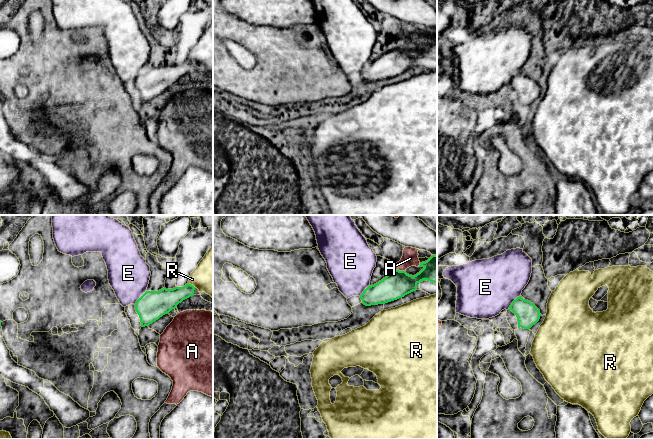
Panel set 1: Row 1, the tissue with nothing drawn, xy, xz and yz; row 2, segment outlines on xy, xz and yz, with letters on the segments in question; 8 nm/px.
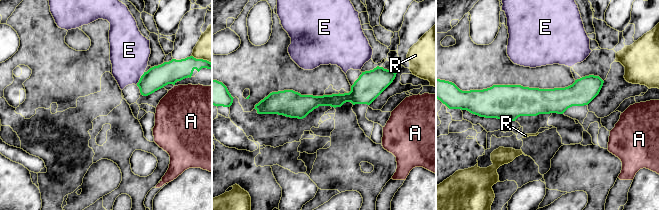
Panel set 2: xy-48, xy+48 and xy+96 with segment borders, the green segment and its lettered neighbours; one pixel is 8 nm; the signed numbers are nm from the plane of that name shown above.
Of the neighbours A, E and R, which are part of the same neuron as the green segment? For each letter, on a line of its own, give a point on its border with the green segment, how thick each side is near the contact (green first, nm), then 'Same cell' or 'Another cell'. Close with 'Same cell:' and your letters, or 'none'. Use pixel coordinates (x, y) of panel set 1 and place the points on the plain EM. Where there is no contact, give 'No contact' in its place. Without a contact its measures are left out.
A: Touches green at xz (400, 47). Thickness 220 nm (green) against 130 nm. Another cell
E: Touches green at yz (512, 78). Thickness 180 nm (green) against 460 nm. Another cell
R: Touches green at xy (192, 61). Thickness 180 nm (green) against 280 nm. Another cell
Same cell: none

